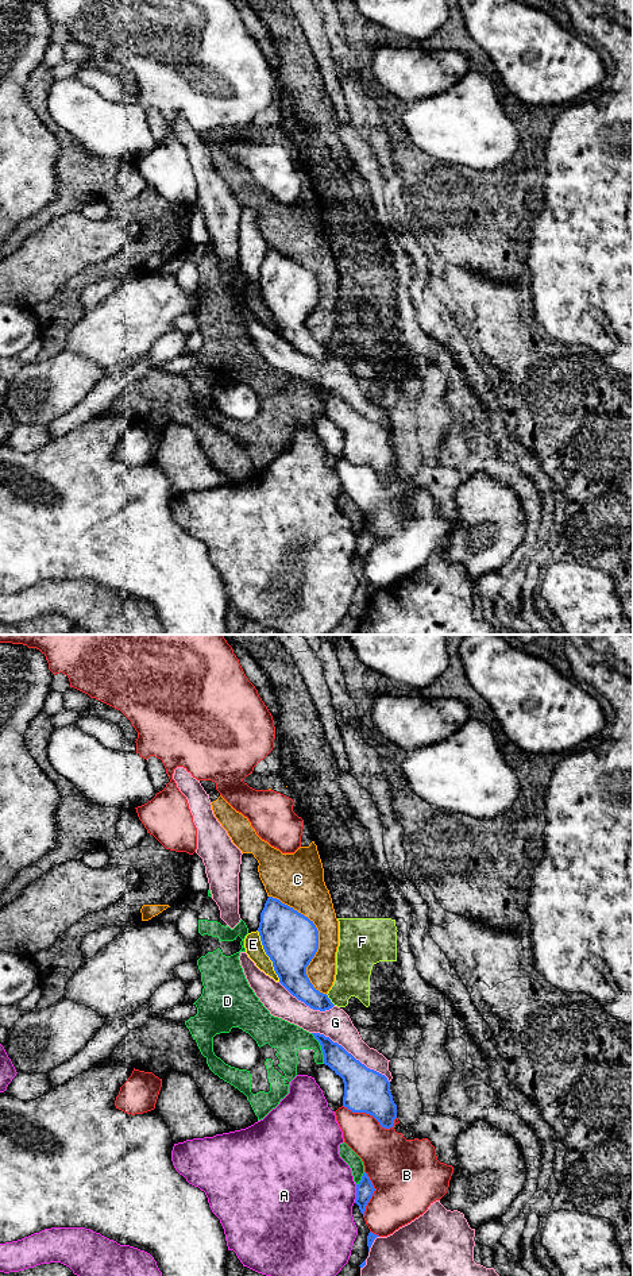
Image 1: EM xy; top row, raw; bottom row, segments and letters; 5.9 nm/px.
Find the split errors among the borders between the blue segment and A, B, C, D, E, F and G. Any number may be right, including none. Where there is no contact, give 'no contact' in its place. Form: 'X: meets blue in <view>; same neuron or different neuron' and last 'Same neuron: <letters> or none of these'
A: meets blue in xy; different neuron
B: meets blue in xy; different neuron
C: meets blue in xy; different neuron
D: meets blue in xy; different neuron
E: meets blue in xy; different neuron
F: meets blue in xy; different neuron
G: meets blue in xy; different neuron
Same neuron: none of these

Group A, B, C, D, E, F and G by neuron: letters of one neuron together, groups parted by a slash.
A / B / C / D / E F / G

